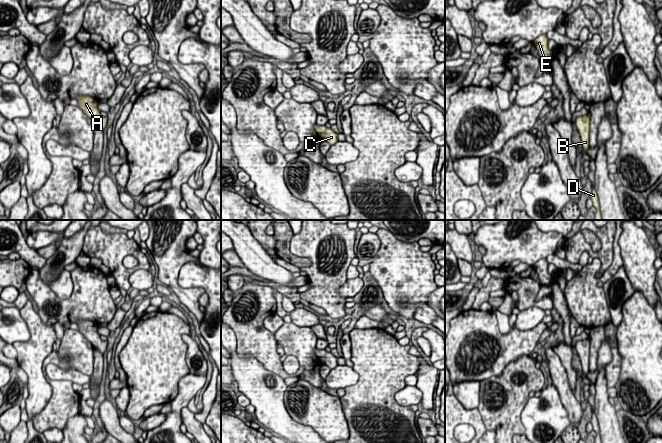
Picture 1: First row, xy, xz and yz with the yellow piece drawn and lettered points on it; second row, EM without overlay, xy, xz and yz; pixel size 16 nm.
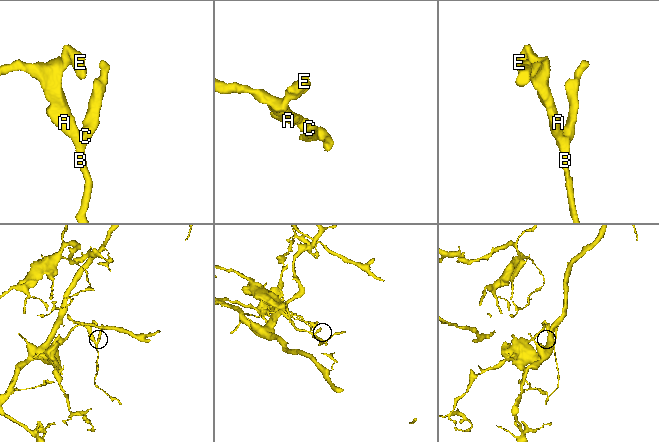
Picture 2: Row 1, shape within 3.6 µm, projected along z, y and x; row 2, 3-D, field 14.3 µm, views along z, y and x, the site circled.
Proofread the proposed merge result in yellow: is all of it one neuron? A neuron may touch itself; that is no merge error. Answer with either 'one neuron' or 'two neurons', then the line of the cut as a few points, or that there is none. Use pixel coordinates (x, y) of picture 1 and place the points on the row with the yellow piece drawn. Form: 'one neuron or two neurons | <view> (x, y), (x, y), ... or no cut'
one neuron | no cut

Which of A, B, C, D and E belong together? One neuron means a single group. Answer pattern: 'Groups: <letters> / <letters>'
Groups: A B C D E

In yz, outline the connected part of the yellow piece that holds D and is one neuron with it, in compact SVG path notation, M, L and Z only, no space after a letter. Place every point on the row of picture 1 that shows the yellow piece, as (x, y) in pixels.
M592 188L591 190L591 200L593 202L593 206L596 208L595 220L602 220L597 192L595 188Z

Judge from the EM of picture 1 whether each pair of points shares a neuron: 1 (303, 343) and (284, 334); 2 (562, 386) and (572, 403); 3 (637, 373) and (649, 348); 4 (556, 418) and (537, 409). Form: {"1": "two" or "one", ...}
{"1": "one", "2": "one", "3": "one", "4": "one"}

